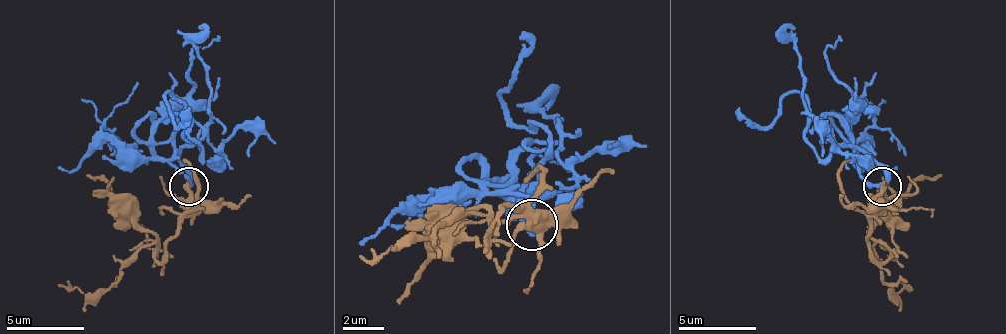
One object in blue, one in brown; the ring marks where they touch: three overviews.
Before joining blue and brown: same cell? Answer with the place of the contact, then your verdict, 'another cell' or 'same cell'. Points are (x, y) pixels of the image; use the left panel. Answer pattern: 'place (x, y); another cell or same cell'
place (189, 186); same cell

